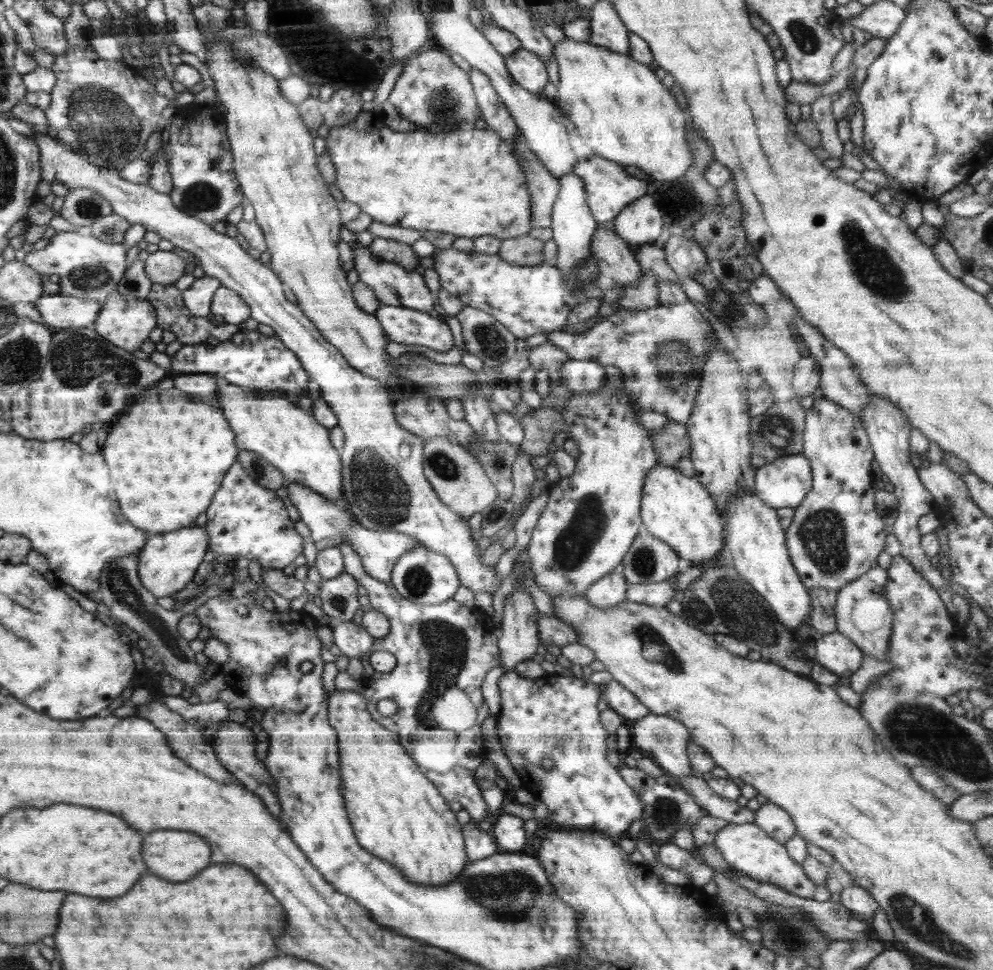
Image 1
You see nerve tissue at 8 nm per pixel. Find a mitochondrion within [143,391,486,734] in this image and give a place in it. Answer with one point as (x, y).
(382, 495)

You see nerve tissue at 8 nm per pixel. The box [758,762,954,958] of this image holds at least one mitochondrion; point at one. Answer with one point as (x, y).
(789, 932)

